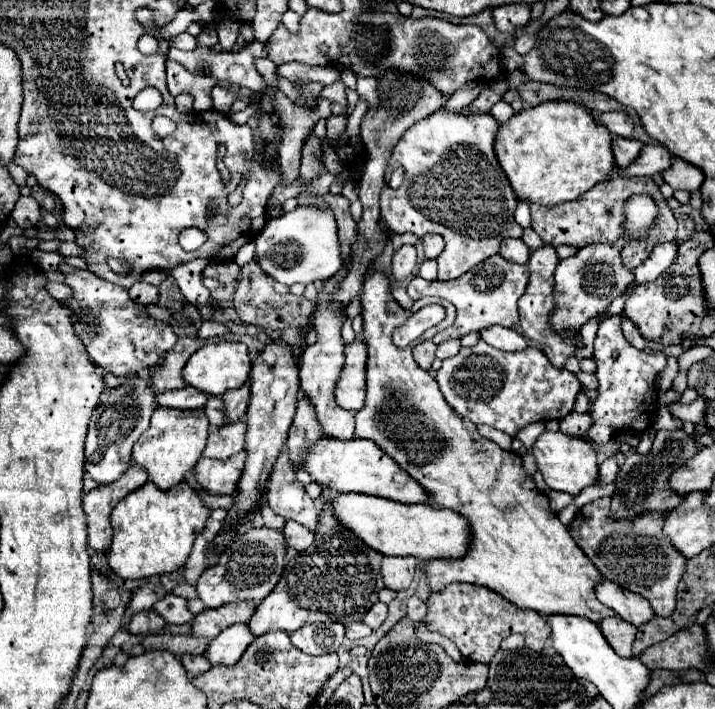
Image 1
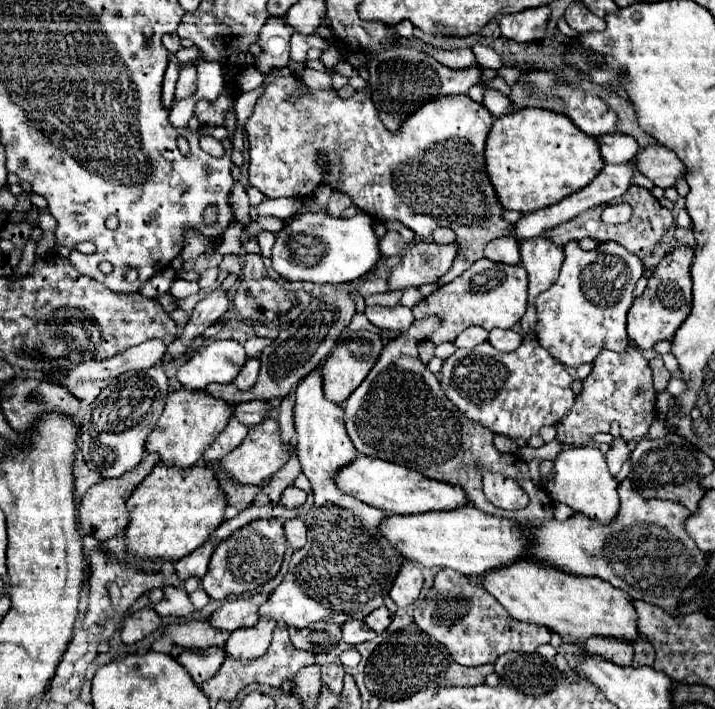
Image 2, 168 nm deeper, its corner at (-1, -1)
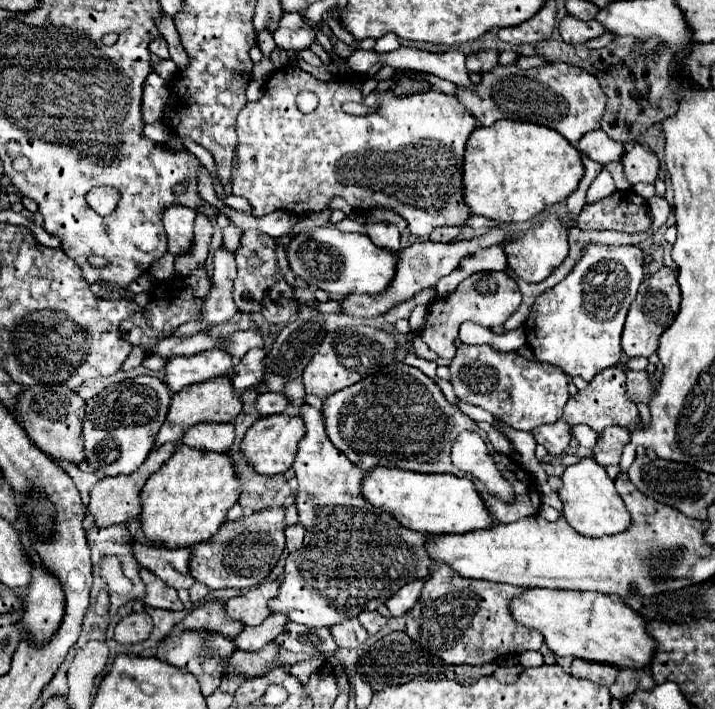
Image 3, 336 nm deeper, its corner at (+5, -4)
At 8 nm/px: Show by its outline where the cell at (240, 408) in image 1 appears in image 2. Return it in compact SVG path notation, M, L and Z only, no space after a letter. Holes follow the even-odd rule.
M247 358L245 368L239 372L239 376L237 376L237 380L233 380L233 384L239 390L247 390L255 384L257 374L259 374L259 358Z

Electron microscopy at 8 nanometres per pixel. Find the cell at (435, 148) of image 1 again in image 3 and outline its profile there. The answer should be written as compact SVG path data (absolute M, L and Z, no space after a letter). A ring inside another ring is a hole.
M283 67L279 69L277 73L273 73L273 77L269 79L269 85L265 89L265 93L261 95L259 101L247 101L245 107L241 109L241 113L237 115L237 159L239 159L239 169L237 173L233 175L233 195L239 195L239 197L247 197L249 203L253 205L253 211L257 217L263 217L267 213L273 213L273 211L279 211L279 209L289 209L293 213L315 213L315 211L323 211L327 201L331 197L343 197L355 211L363 209L363 211L371 211L375 207L383 207L383 209L391 209L395 213L399 213L413 235L429 235L433 229L437 227L465 227L467 219L471 217L471 211L465 203L465 197L463 197L463 191L461 191L461 185L463 185L463 173L461 173L461 167L463 167L463 161L465 161L465 147L467 147L467 139L469 135L475 131L477 127L477 119L467 111L467 107L455 97L455 95L445 95L441 91L427 91L427 93L417 93L417 95L409 95L409 97L403 97L403 99L391 99L391 95L387 93L371 93L369 97L363 97L361 95L361 83L357 77L353 79L345 79L345 81L319 81L315 79L313 75L305 73L303 69L299 67ZM301 91L313 91L319 99L319 105L313 113L301 113L295 99ZM345 101L355 101L355 103L363 103L367 107L379 107L367 115L347 115L341 107Z

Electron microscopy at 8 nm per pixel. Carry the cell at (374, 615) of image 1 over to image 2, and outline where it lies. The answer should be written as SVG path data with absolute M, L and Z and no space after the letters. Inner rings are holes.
M381 606L381 608L373 610L373 612L365 618L365 624L379 634L379 632L383 632L383 630L391 624L391 618L393 618L393 614L391 614L385 606Z

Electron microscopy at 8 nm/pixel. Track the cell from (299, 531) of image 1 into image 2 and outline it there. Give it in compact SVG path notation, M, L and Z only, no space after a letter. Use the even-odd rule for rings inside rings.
M301 518L285 520L285 536L293 550L299 550L305 546L305 534L307 534L307 526Z

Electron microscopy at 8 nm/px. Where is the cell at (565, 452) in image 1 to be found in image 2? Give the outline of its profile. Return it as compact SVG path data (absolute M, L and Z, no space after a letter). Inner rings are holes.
M581 446L581 448L565 448L553 462L553 474L549 476L549 484L545 490L555 502L563 502L571 506L575 512L589 516L599 524L611 524L611 520L619 512L619 482L611 476L605 456L595 446Z

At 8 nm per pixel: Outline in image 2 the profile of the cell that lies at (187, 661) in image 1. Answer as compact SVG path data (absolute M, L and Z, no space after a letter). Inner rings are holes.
M173 646L171 656L191 674L195 684L203 684L213 678L225 660L225 650L207 648L207 650L185 650L181 646Z

